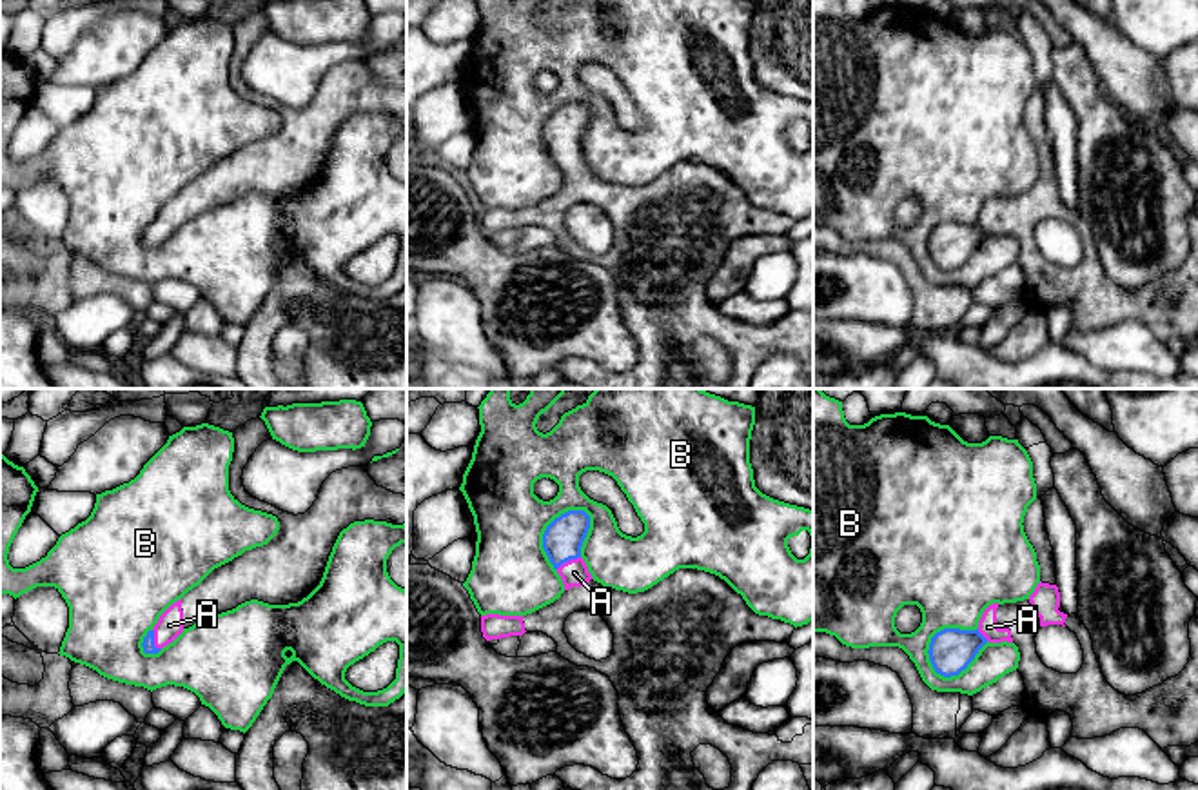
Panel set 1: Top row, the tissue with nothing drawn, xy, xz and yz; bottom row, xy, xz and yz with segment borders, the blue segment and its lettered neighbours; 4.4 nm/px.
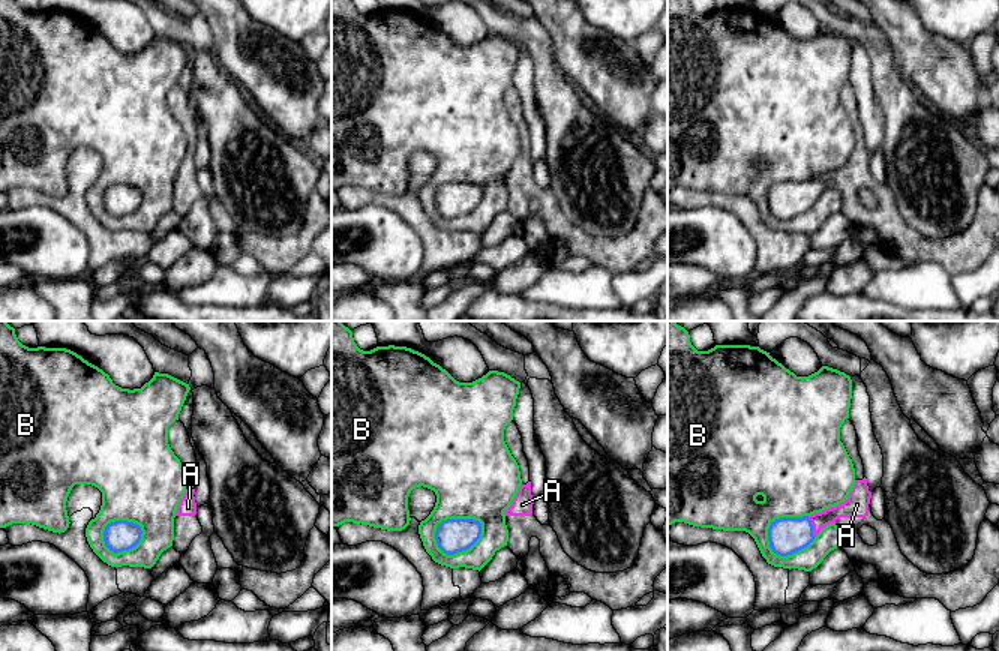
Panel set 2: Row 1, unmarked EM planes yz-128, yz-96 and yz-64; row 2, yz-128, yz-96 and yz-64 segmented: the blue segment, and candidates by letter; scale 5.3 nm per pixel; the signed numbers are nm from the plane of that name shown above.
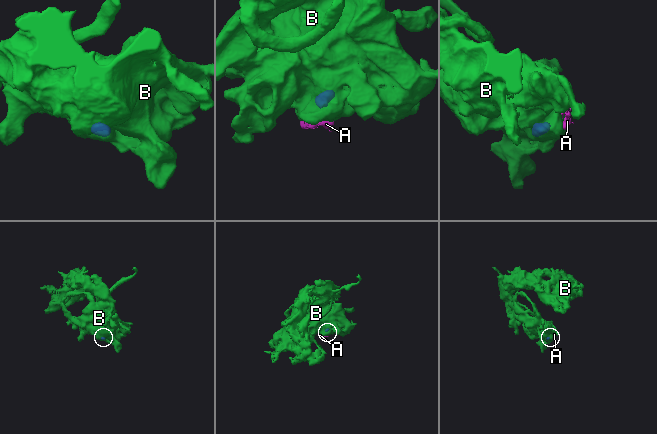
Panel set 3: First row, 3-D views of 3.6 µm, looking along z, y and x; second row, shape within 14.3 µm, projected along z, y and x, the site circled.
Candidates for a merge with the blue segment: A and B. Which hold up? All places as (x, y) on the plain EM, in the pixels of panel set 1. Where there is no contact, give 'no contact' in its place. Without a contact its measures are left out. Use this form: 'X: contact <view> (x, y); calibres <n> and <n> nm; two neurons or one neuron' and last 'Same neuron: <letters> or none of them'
A: contact xz (567, 153); calibres 180 and 120 nm; one neuron
B: contact yz (953, 267); calibres 190 and 160 nm; two neurons
Same neuron: A

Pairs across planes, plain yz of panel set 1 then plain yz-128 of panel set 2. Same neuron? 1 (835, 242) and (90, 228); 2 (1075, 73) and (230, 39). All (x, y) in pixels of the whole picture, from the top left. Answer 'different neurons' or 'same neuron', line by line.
1: same neuron
2: different neurons

